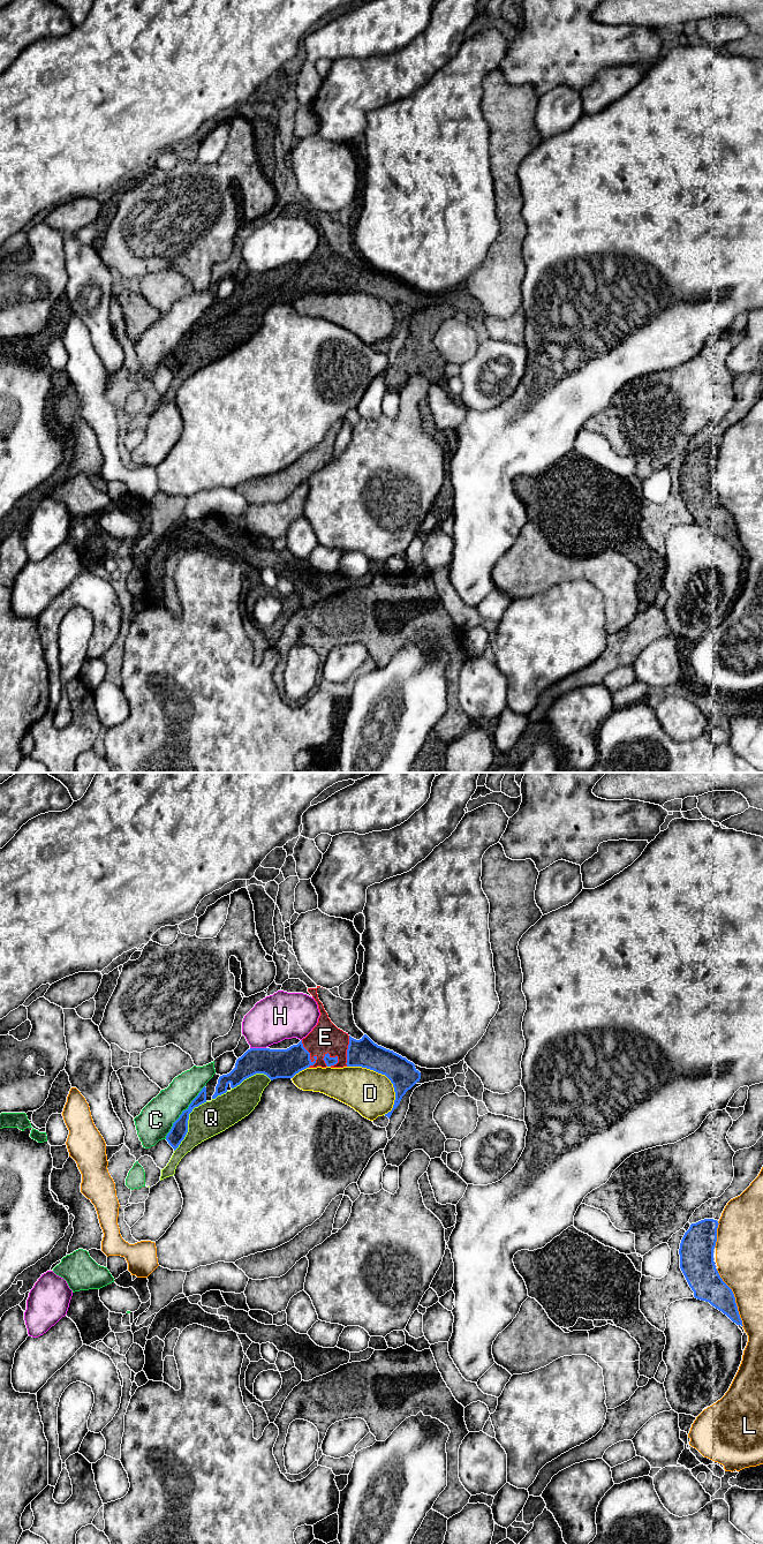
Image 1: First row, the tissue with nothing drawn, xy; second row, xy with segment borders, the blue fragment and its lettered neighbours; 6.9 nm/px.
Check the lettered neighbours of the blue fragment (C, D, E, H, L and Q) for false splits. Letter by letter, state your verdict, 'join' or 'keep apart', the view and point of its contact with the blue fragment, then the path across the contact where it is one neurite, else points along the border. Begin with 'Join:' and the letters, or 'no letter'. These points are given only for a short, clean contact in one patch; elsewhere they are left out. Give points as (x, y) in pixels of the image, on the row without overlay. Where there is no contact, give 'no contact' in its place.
Join: E, Q
C: keep apart; meets blue in xy at (182, 337)
D: keep apart; meets blue in xy at (384, 299)
E: join; meets blue in xy at (309, 278)
H: keep apart; meets blue in xy at (258, 273)
L: keep apart; meets blue in xy at (734, 522)
Q: join; meets blue in xy at (187, 348)

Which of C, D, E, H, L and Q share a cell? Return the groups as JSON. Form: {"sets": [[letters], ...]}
{"sets": [["C"], ["D"], ["E", "Q"], ["H"], ["L"]]}

